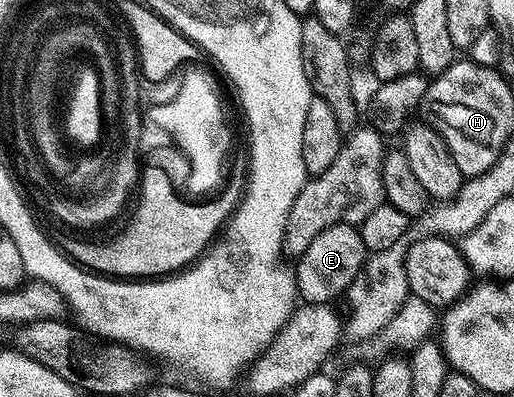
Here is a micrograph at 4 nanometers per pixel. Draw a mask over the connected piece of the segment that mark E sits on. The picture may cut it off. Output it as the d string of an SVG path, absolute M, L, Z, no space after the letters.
M340 222L319 232L319 236L315 236L311 244L307 244L307 252L303 252L295 262L300 301L305 304L329 304L334 301L332 298L340 299L355 280L355 276L359 276L359 272L365 266L366 257L363 236L357 226L348 226L346 222Z

